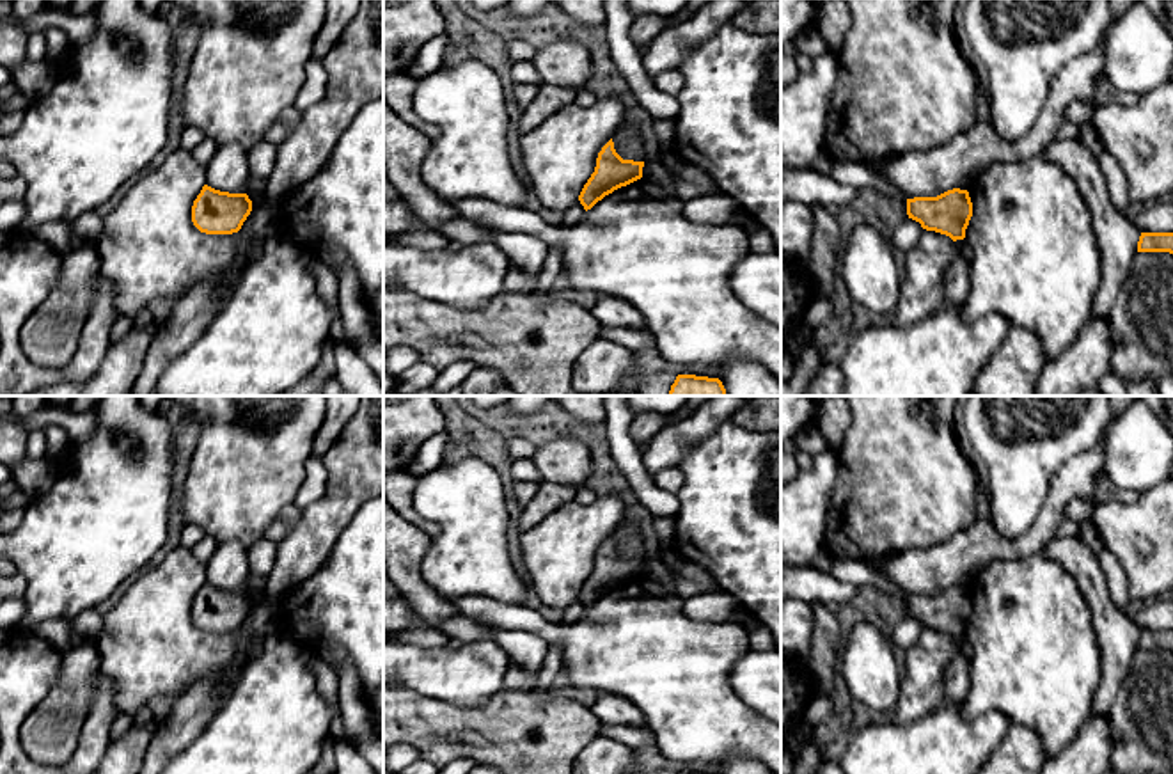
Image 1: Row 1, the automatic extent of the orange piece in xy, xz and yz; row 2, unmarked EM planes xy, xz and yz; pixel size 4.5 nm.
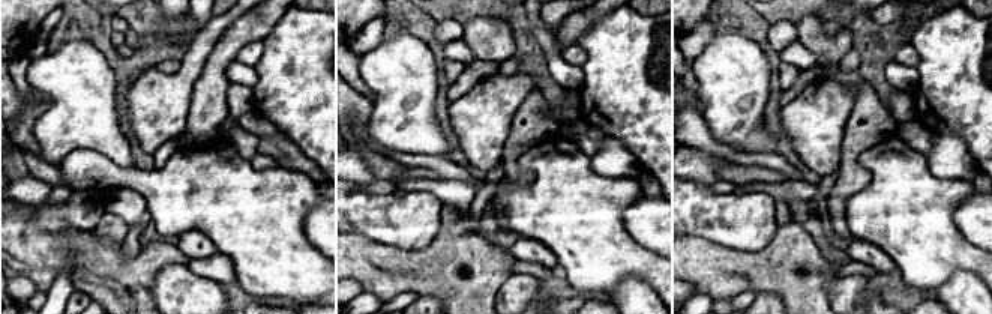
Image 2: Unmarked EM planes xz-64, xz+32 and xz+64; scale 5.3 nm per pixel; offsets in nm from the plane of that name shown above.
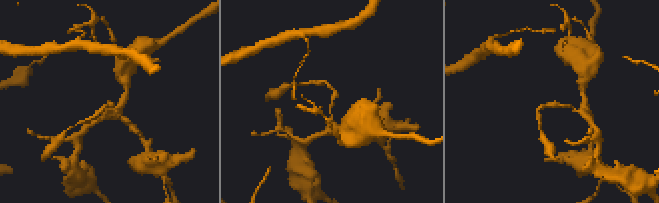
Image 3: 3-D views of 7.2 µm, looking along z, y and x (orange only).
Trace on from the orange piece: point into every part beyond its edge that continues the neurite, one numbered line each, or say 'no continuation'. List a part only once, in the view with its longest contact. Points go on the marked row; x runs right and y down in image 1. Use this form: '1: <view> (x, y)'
no continuation

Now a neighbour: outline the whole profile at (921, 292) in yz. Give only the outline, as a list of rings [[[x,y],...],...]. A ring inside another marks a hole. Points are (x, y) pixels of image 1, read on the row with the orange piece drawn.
[[[923,229],[917,245],[905,254],[900,302],[886,321],[909,328],[935,314],[944,305],[944,273],[955,256],[949,236]]]

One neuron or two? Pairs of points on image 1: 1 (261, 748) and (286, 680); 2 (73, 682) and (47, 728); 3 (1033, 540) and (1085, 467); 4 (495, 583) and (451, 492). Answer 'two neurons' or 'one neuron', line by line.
1: one neuron
2: one neuron
3: one neuron
4: one neuron

